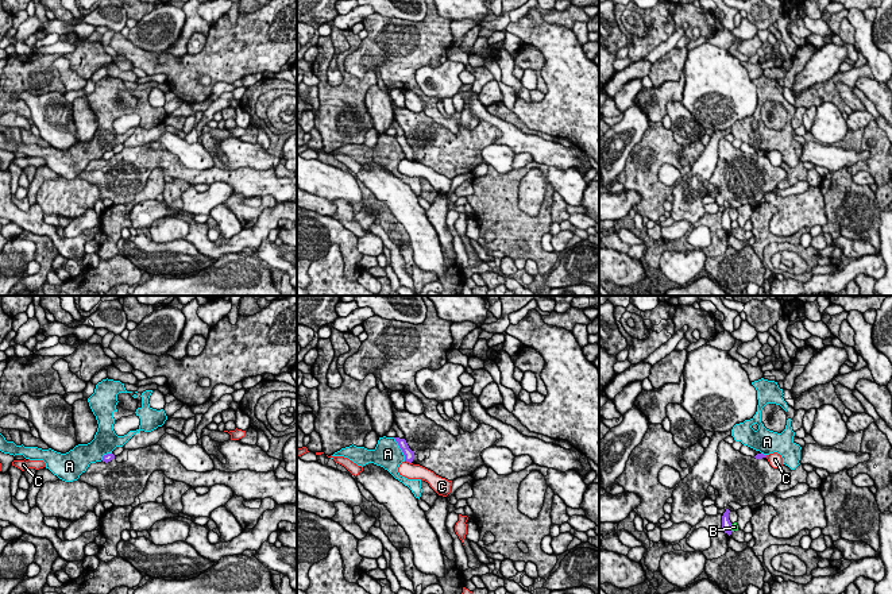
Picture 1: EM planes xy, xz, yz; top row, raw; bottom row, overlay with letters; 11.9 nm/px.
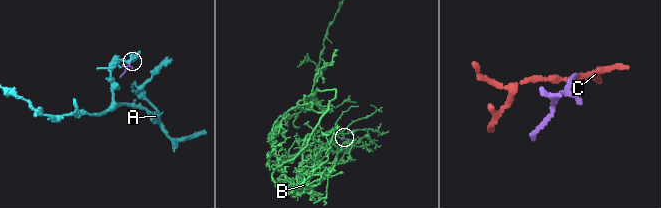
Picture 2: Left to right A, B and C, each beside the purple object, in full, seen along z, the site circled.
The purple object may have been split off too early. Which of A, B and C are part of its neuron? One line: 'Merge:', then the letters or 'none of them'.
Merge: none of them

